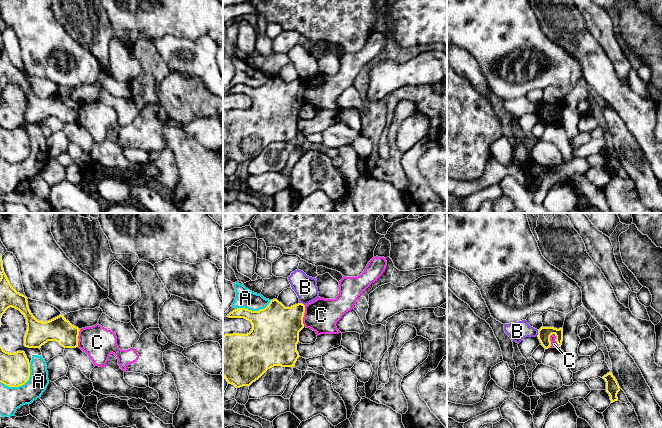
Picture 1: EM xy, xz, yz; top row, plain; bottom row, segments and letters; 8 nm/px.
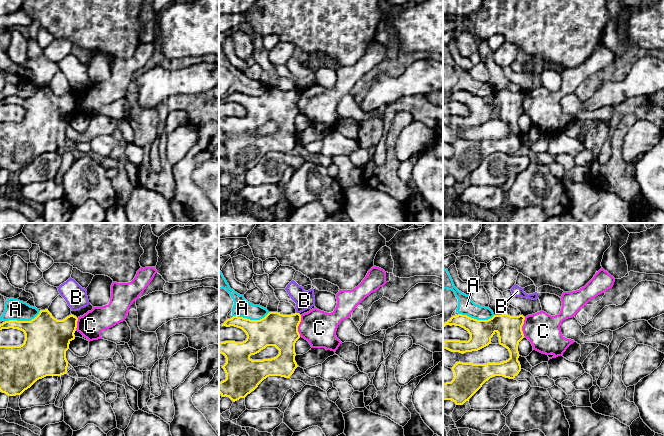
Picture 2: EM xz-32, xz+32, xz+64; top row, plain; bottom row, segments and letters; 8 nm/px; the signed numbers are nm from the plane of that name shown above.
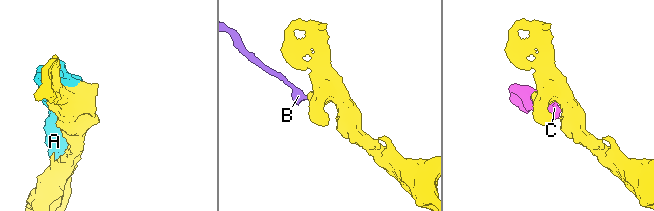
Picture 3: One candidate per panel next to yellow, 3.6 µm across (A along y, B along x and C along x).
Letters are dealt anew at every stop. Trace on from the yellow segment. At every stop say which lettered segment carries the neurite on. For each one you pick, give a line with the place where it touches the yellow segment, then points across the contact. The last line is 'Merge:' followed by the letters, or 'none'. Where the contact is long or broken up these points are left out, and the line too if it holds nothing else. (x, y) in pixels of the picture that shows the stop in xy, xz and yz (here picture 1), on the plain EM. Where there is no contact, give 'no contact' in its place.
Merge: none

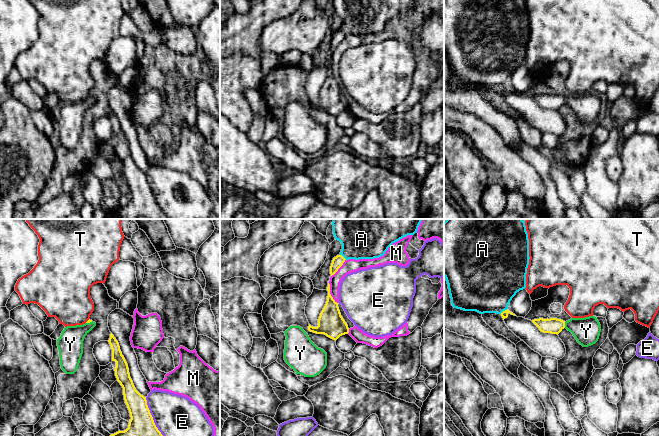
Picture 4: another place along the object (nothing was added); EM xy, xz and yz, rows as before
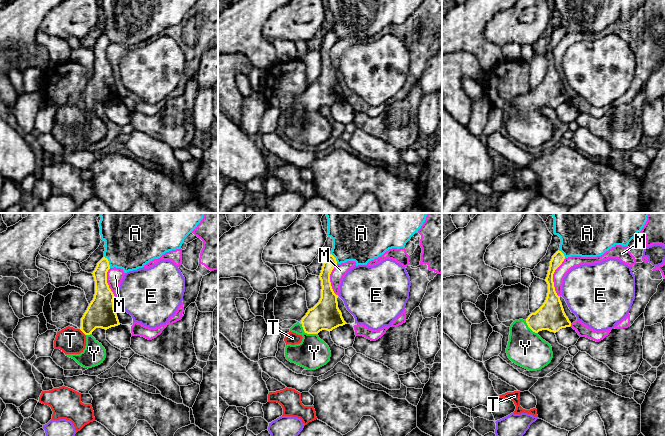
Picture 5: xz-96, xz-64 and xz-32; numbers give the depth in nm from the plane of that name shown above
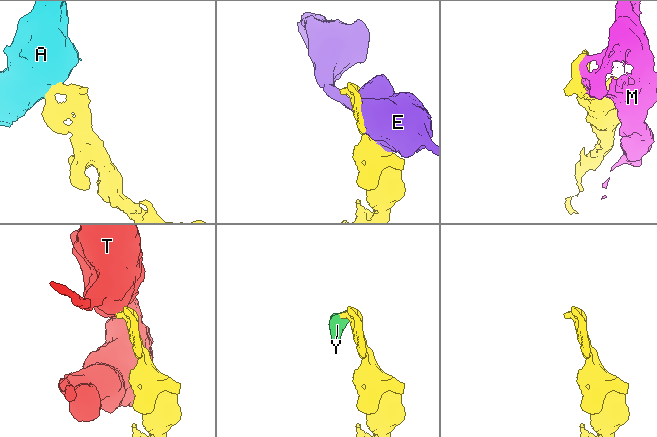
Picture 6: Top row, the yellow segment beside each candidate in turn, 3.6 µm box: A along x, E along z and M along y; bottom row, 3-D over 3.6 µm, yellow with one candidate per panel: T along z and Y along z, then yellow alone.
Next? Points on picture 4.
Y: contact yz (564, 101); way yz (553, 101), (564, 101), (575, 101), (586, 107)
Merge: Y

